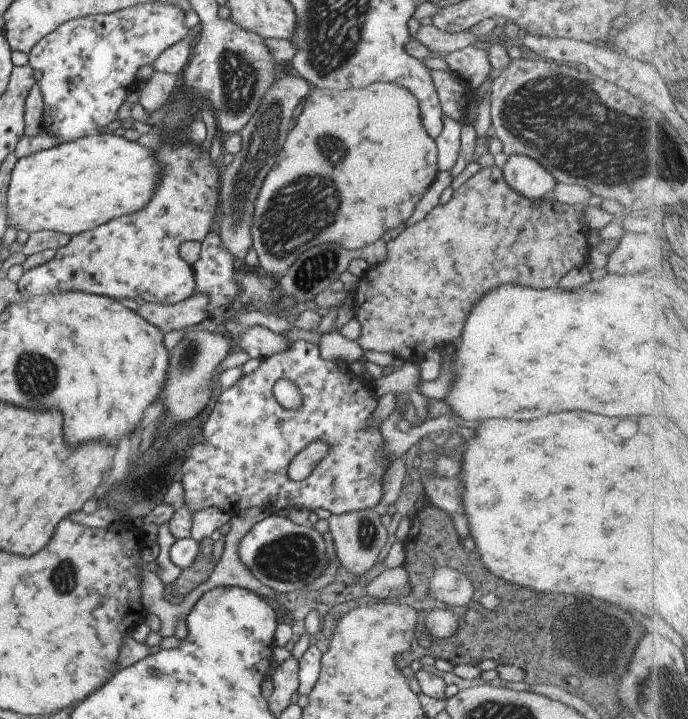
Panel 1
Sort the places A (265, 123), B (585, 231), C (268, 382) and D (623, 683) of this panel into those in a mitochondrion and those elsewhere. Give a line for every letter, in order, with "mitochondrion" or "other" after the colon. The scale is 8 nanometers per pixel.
A: mitochondrion
B: other
C: other
D: mitochondrion

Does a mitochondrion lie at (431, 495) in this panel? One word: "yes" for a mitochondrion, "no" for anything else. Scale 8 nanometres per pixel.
no

